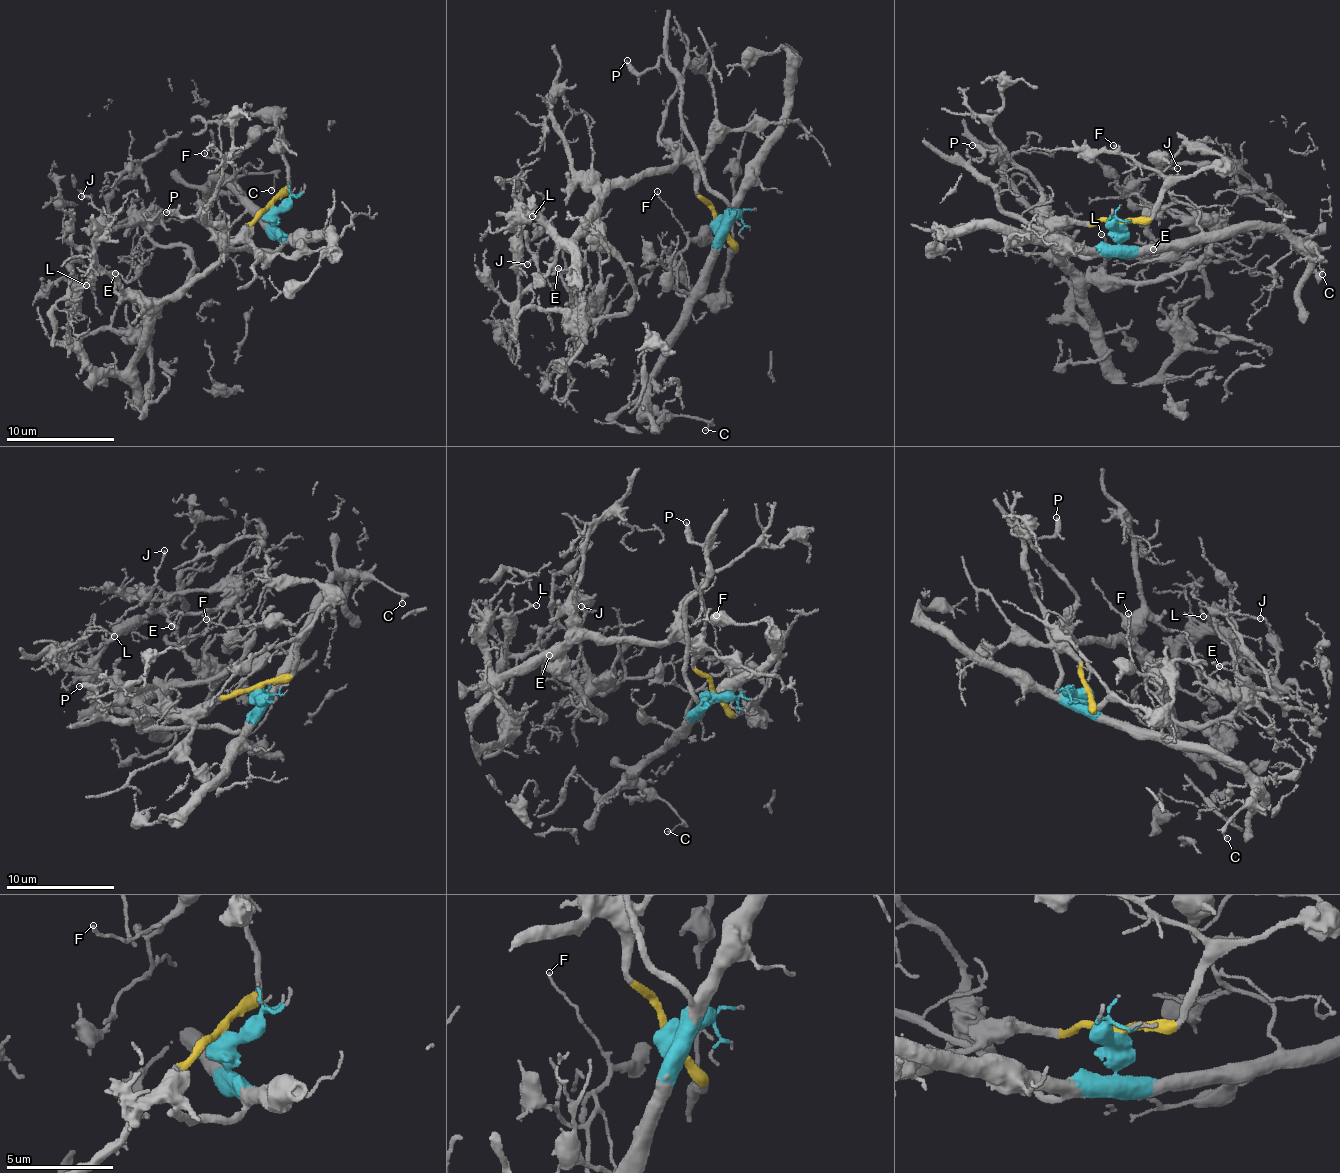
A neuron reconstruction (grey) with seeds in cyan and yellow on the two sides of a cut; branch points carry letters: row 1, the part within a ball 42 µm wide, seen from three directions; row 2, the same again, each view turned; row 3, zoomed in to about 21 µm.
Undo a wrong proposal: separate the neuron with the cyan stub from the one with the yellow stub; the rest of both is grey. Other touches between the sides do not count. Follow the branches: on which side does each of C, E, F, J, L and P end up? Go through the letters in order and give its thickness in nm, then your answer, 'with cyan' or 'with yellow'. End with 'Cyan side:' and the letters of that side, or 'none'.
C: 100 nm | with cyan
E: 150 nm | with yellow
F: 100 nm | with cyan
J: 140 nm | with yellow
L: 190 nm | with yellow
P: 300 nm | with cyan
Cyan side: C, F, P

